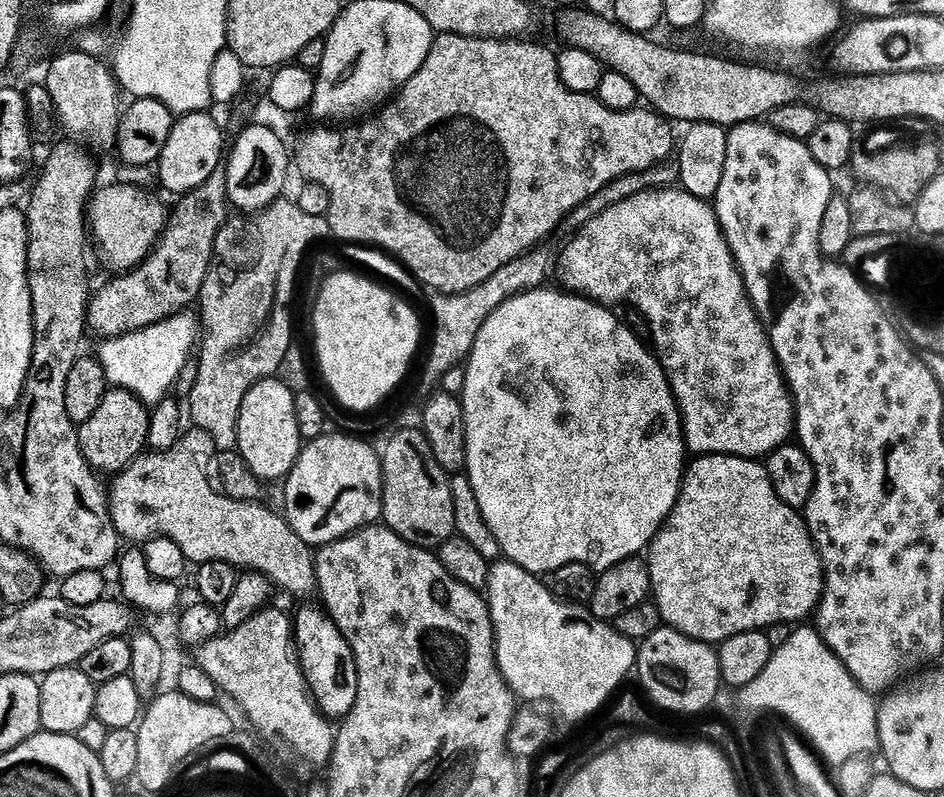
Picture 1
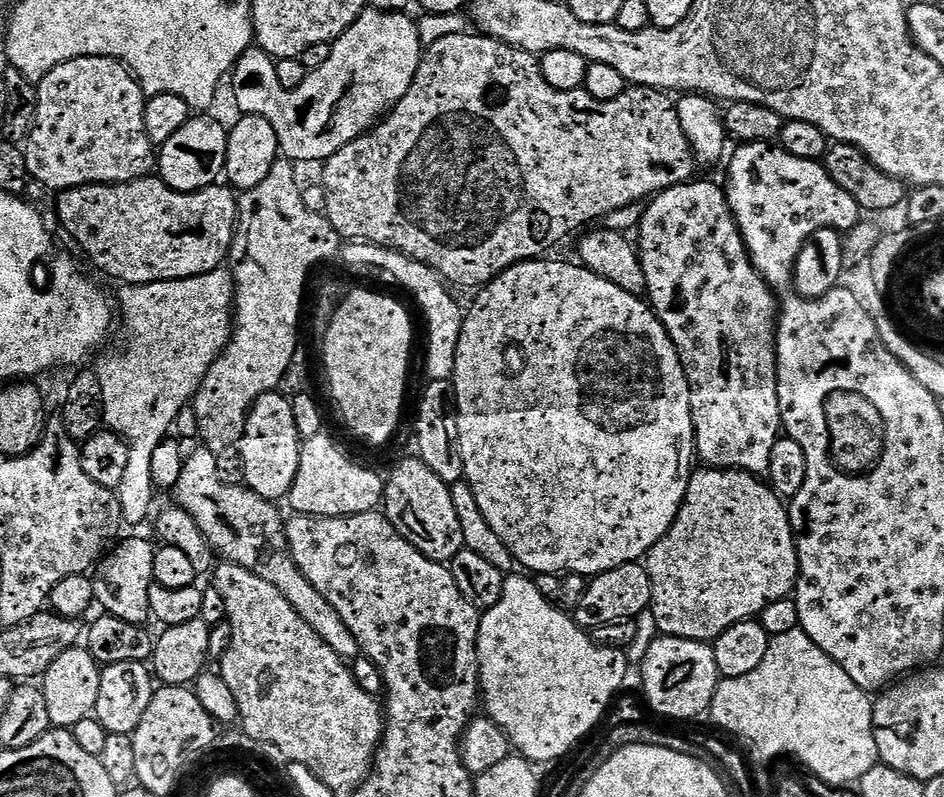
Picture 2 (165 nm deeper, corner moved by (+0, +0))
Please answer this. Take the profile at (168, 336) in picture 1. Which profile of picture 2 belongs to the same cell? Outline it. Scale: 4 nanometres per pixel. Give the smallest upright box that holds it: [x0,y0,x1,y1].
[101,267,236,524]

